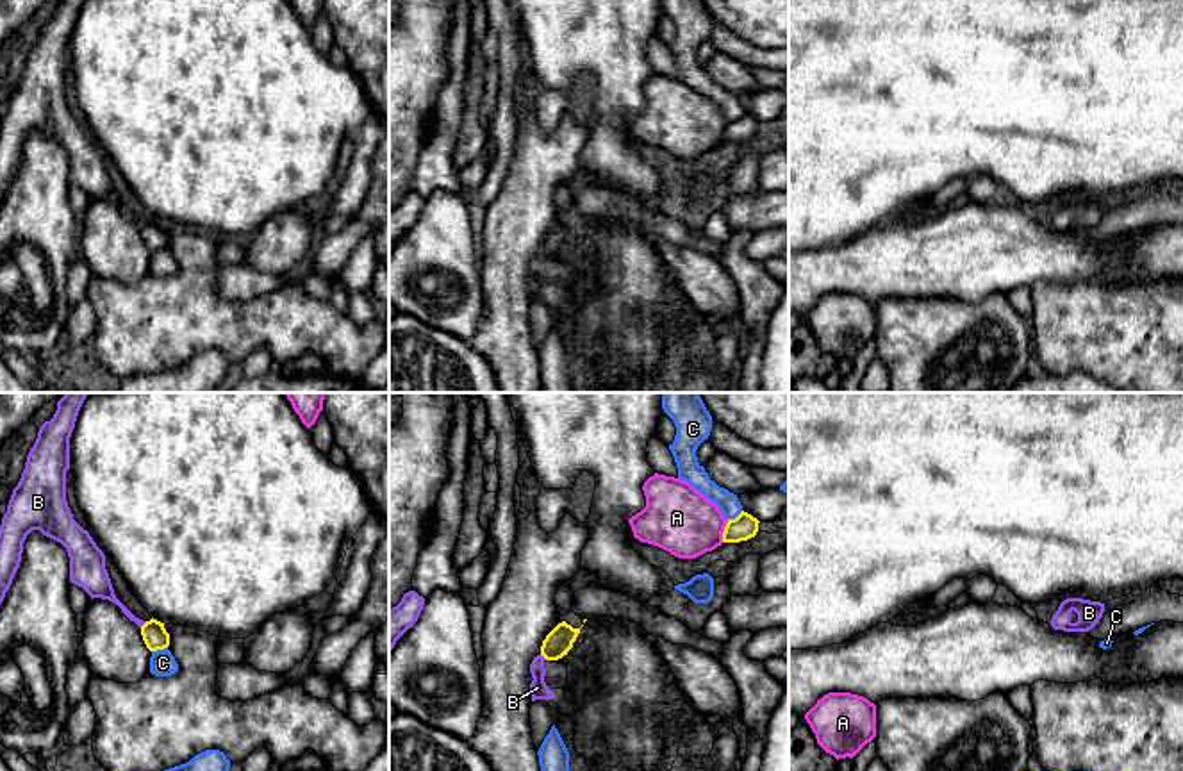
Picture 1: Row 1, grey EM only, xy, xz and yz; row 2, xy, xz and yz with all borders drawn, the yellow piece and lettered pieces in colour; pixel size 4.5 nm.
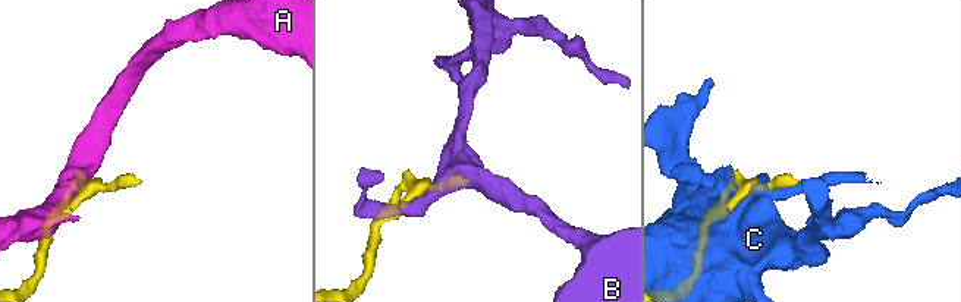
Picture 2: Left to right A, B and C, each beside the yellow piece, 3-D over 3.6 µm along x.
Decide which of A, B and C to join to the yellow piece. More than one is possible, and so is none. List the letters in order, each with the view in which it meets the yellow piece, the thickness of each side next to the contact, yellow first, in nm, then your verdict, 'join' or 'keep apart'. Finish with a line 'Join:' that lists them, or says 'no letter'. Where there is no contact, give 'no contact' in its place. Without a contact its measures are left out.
A: meets yellow in xz; 120 nm thick on the yellow side, 300 nm on the other; keep apart
B: meets yellow in xy; 110 nm thick on the yellow side, 90 nm on the other; keep apart
C: meets yellow in xy; 110 nm thick on the yellow side, 110 nm on the other; keep apart
Join: no letter

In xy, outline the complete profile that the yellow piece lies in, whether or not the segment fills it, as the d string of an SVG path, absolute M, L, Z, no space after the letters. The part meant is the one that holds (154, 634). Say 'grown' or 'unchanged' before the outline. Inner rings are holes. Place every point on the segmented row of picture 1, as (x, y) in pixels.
unchanged; M153 618L141 626L141 635L150 651L170 646L170 634L166 632L164 623Z

